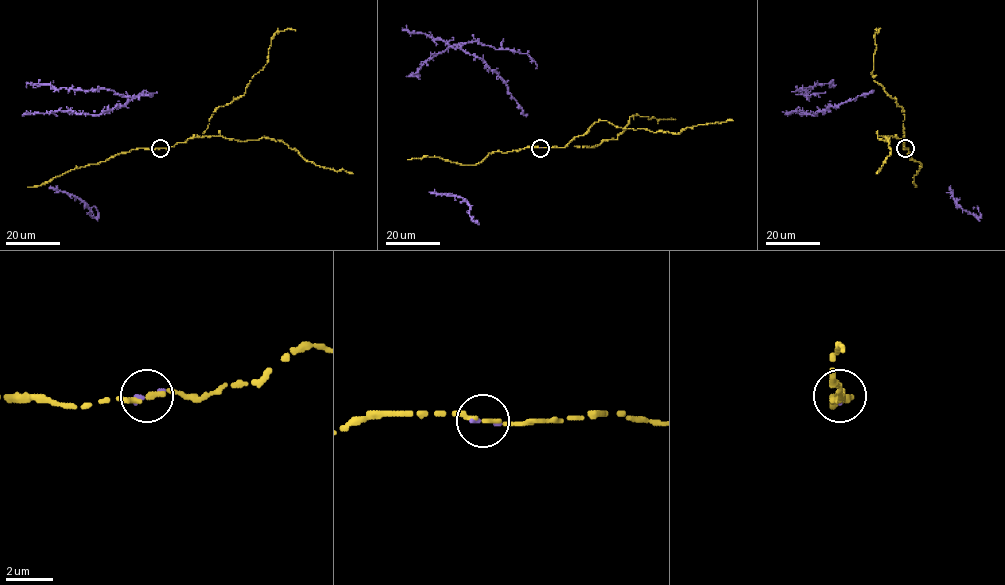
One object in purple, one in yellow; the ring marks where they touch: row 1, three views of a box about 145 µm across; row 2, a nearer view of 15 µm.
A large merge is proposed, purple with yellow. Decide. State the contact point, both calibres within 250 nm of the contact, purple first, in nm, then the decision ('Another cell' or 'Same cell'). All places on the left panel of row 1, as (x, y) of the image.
Place: (160, 148). Thickness 200 nm (purple) against 180 nm. Same cell

